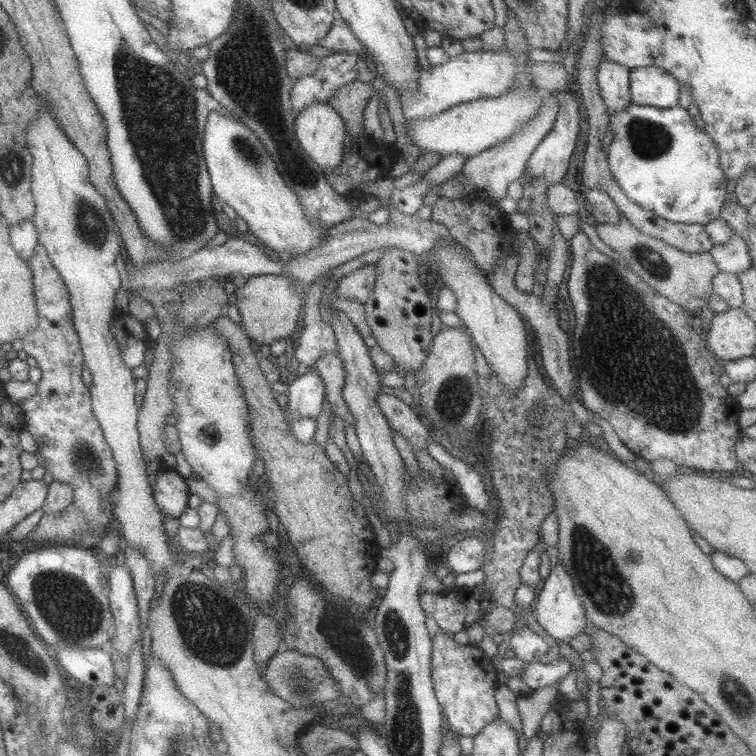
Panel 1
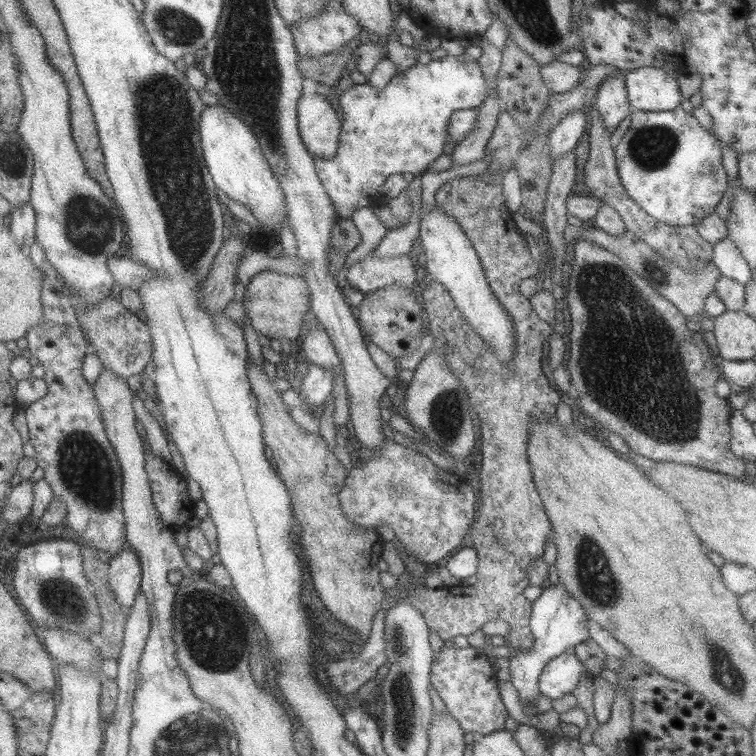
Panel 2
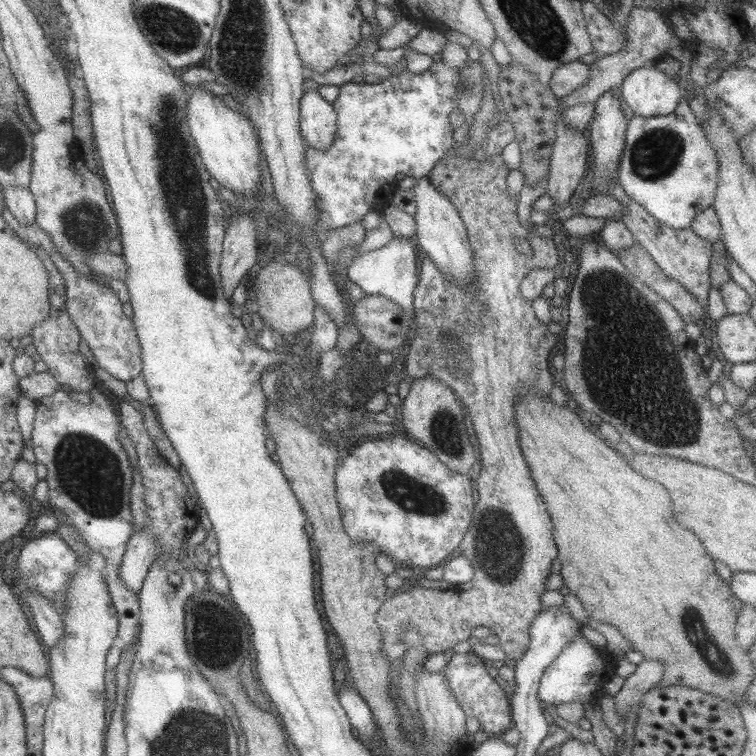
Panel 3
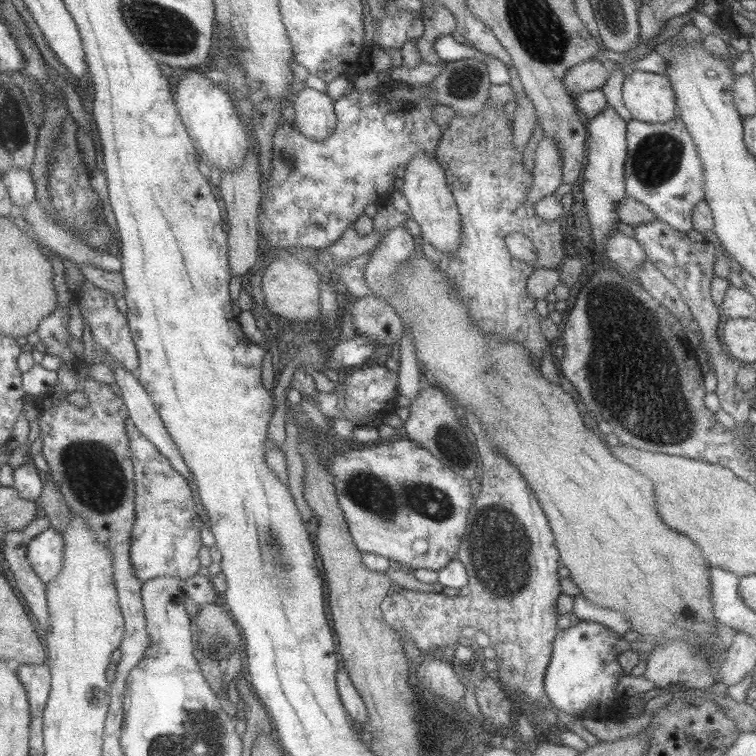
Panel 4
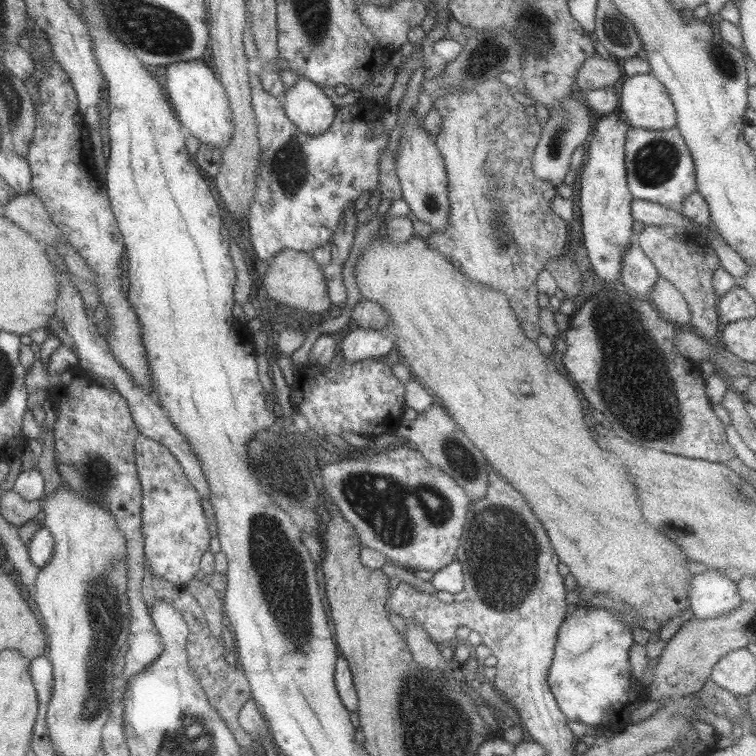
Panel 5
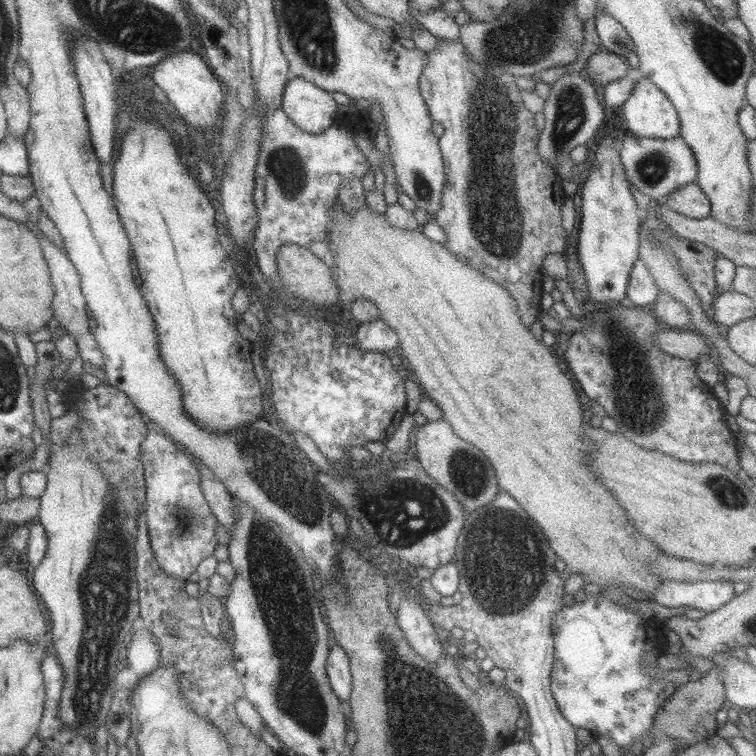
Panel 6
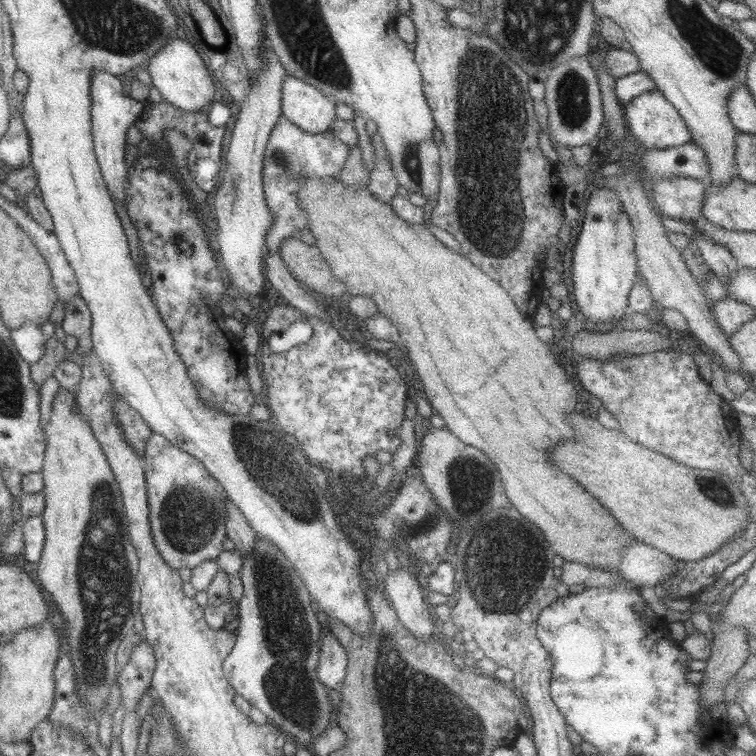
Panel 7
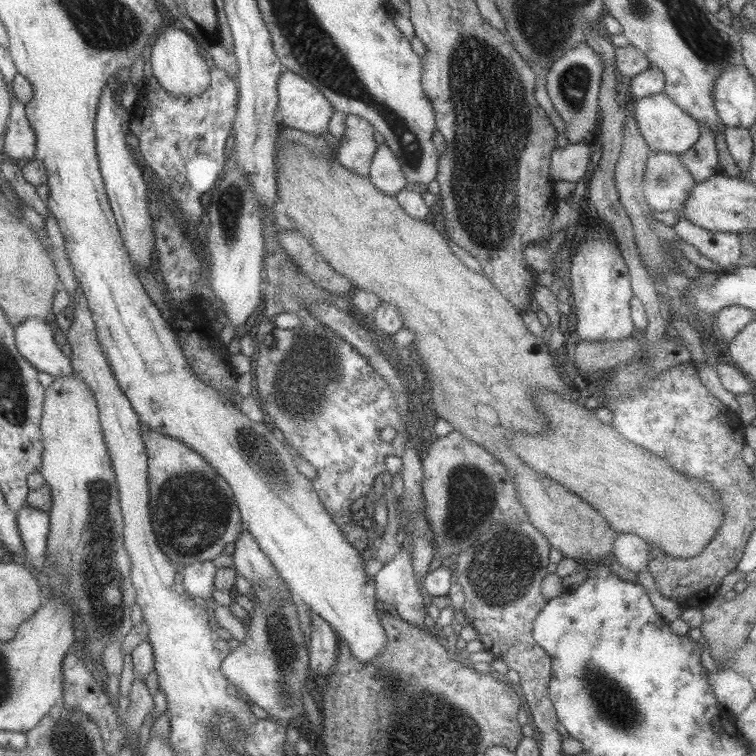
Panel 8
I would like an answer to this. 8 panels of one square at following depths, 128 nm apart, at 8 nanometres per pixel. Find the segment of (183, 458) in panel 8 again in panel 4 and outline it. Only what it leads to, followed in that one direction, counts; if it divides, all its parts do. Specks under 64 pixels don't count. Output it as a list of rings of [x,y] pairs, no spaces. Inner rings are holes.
[[[129,418],[125,421],[125,434],[134,470],[134,525],[131,531],[131,566],[135,577],[143,584],[161,576],[184,580],[200,569],[199,547],[203,546],[199,519],[193,504],[191,488],[169,461],[149,442]]]

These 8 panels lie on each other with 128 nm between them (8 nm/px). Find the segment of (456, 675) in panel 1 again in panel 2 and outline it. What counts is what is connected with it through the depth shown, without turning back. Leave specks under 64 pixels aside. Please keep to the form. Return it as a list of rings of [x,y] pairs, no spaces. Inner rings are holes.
[[[445,643],[434,653],[430,684],[443,701],[446,712],[459,723],[464,733],[471,732],[478,737],[504,728],[507,712],[498,694],[494,666],[482,650],[470,645],[459,648]]]

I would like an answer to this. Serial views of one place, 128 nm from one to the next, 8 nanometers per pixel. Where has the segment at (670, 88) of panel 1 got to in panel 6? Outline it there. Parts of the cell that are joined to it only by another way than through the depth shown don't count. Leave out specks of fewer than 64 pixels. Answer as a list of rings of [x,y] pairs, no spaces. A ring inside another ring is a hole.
[[[637,75],[631,96],[618,109],[625,118],[627,132],[639,138],[675,138],[679,136],[679,119],[671,102],[647,78]]]

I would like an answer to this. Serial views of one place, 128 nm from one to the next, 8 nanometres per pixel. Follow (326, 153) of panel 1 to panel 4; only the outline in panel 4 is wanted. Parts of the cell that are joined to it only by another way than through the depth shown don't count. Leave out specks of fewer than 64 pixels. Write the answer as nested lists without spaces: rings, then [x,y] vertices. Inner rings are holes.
[[[304,86],[302,90],[297,92],[297,96],[292,98],[291,110],[293,114],[292,126],[303,135],[304,139],[320,142],[331,135],[335,129],[334,101],[323,92],[317,92],[313,88]]]

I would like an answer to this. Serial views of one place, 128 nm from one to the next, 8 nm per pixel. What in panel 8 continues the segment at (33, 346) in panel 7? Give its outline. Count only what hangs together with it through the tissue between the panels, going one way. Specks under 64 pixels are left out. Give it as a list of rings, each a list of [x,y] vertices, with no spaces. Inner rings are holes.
[[[29,317],[20,322],[14,327],[14,342],[19,355],[38,371],[46,372],[54,378],[69,376],[73,373],[70,358],[66,358],[57,348],[51,328],[47,325],[46,320],[41,321],[35,317]]]

